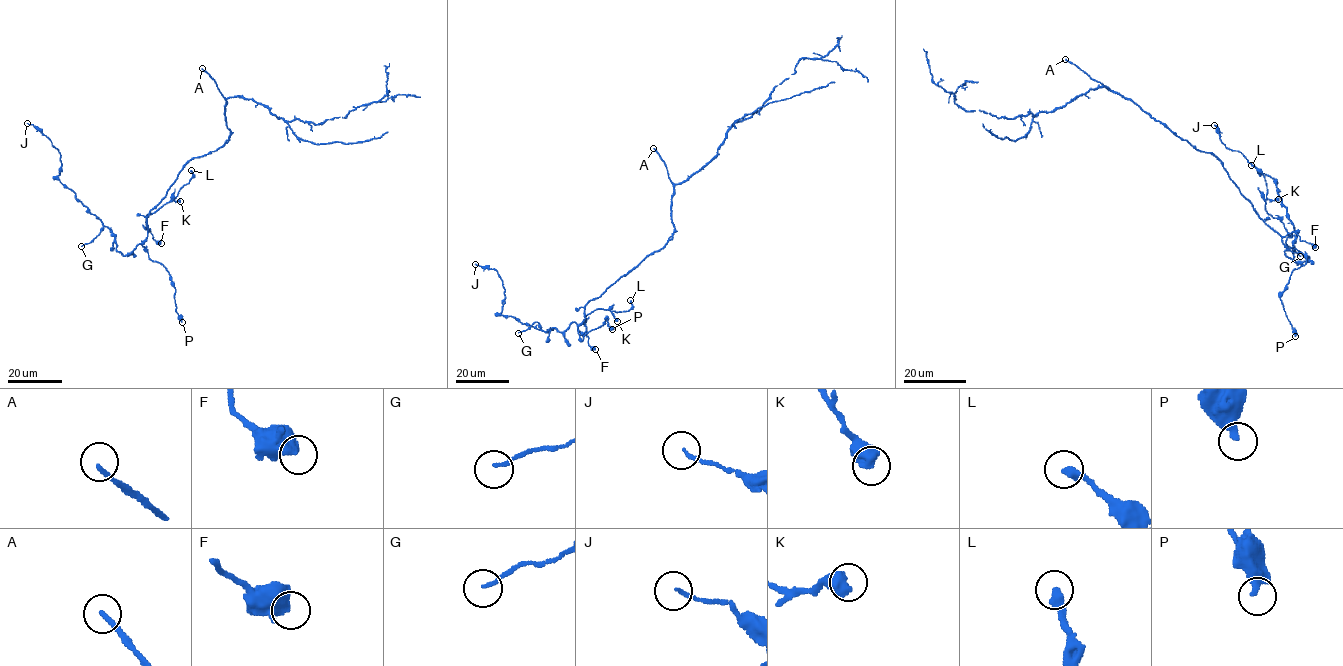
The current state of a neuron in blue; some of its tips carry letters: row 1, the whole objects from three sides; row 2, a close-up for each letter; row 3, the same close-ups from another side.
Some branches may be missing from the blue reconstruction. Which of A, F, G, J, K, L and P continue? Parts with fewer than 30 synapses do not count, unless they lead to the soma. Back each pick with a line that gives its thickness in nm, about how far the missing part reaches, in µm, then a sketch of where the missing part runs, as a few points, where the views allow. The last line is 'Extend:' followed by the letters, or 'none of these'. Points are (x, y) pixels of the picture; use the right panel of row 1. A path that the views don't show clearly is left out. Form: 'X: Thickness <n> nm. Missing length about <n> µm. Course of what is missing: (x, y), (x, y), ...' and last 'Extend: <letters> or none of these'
A: Thickness 160 nm. Missing length about 90 µm
Extend: A

